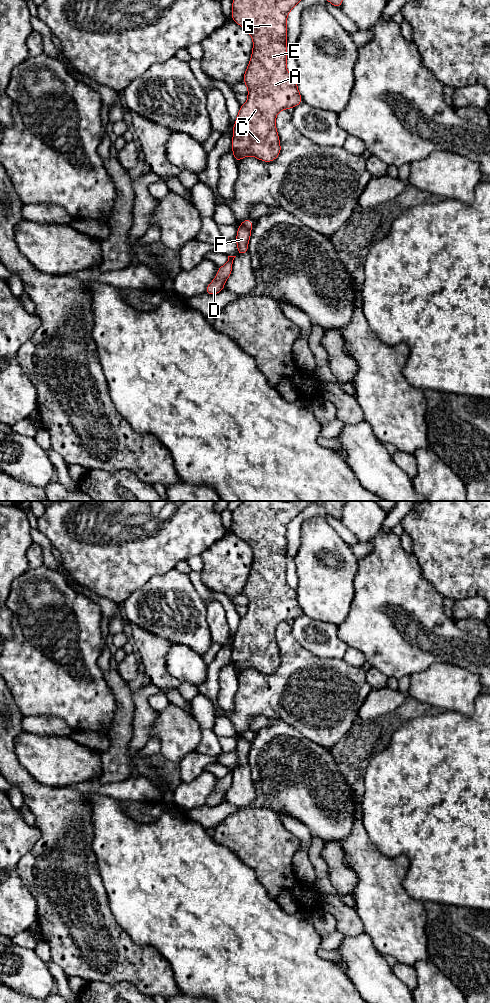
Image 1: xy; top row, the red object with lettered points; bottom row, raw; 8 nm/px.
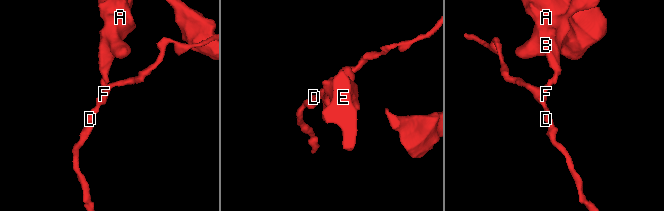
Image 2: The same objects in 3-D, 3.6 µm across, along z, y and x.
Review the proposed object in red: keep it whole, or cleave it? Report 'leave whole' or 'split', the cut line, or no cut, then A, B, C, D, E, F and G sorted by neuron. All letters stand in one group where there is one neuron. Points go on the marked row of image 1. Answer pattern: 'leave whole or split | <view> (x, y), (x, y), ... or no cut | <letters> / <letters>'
split | xy (241, 224), (249, 228) | A B C E G / D F

